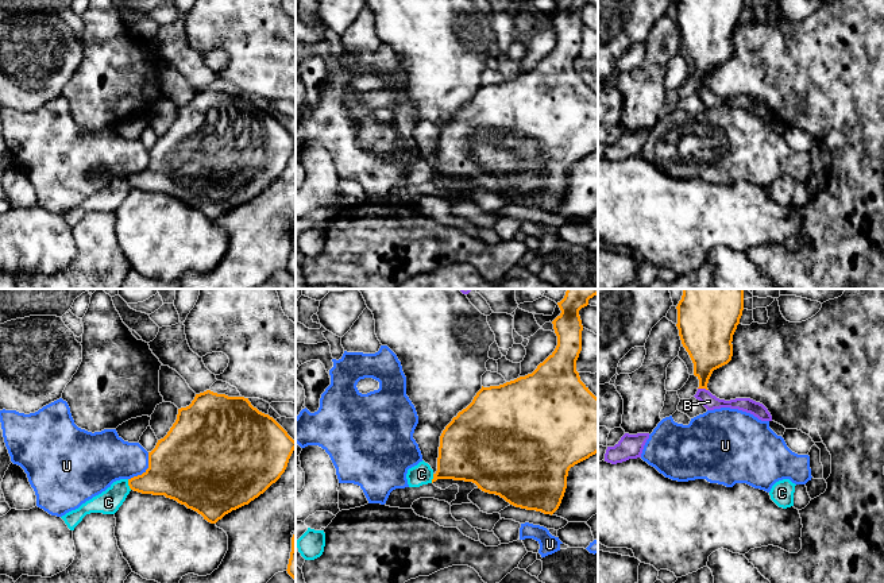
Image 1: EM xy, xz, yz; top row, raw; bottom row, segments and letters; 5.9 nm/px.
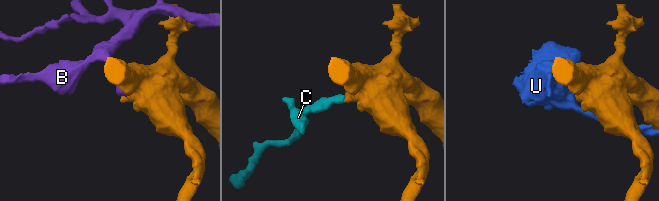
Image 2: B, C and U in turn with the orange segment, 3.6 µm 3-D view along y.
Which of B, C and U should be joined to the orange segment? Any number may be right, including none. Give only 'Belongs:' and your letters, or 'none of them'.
Belongs: C

